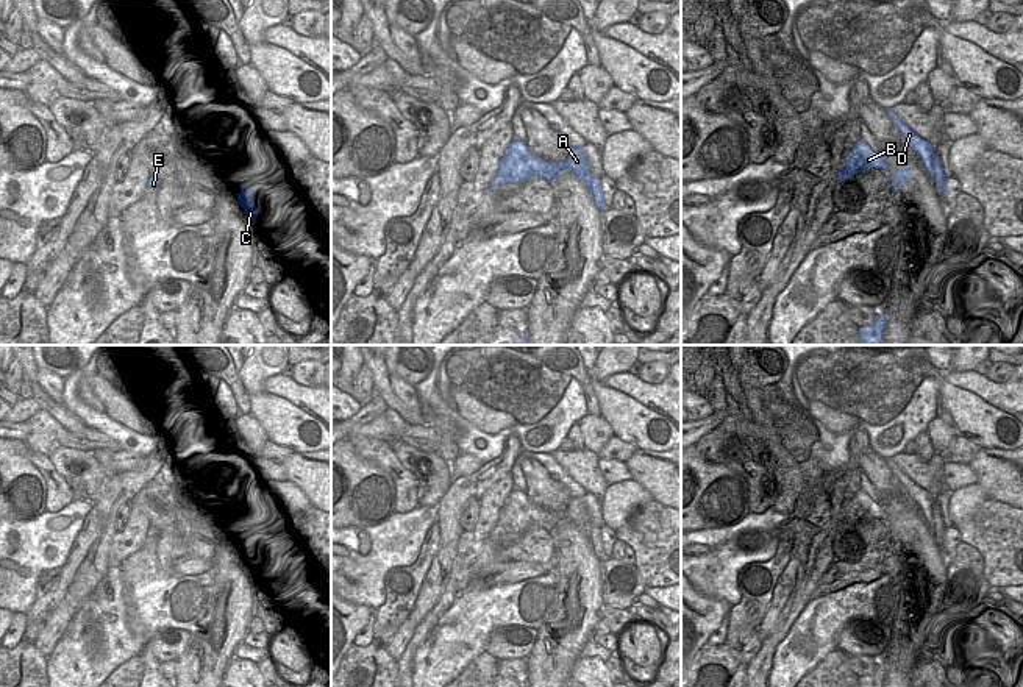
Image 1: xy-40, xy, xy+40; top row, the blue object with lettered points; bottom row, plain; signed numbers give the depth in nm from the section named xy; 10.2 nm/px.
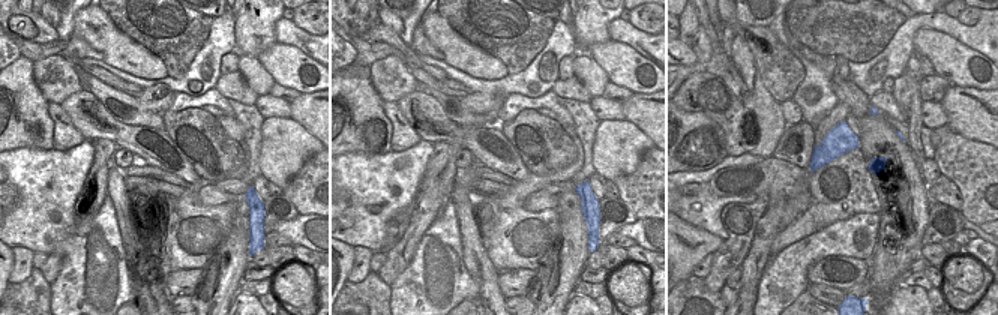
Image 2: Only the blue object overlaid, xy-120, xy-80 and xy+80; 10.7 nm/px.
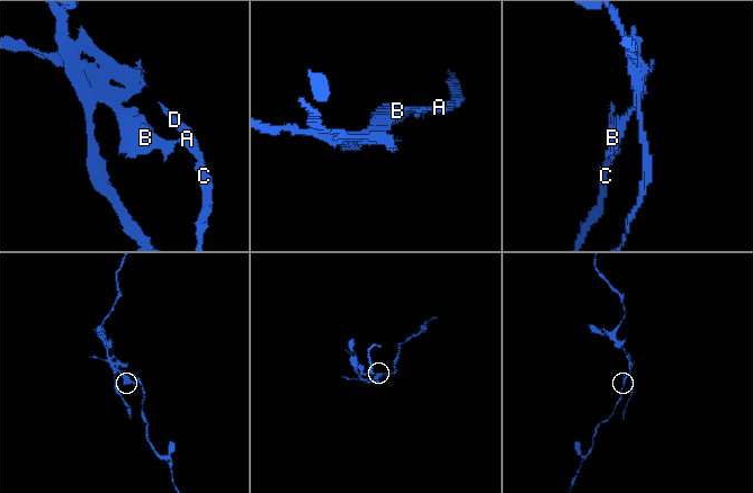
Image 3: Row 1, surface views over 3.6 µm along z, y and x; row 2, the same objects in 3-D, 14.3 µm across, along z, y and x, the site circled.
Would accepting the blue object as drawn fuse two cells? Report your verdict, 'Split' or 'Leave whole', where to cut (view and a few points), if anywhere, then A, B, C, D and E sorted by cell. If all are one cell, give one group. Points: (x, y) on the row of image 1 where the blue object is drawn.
Split. Split along xy (564, 161), (566, 166). Groups: A C D / B E

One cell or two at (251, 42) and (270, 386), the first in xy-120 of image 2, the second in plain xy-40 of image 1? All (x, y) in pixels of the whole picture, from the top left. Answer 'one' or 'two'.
two

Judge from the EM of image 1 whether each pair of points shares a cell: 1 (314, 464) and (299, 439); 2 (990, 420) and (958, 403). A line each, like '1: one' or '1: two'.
1: two
2: one

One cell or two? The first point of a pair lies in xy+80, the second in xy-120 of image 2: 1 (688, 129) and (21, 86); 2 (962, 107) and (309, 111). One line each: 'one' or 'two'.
1: one
2: one

